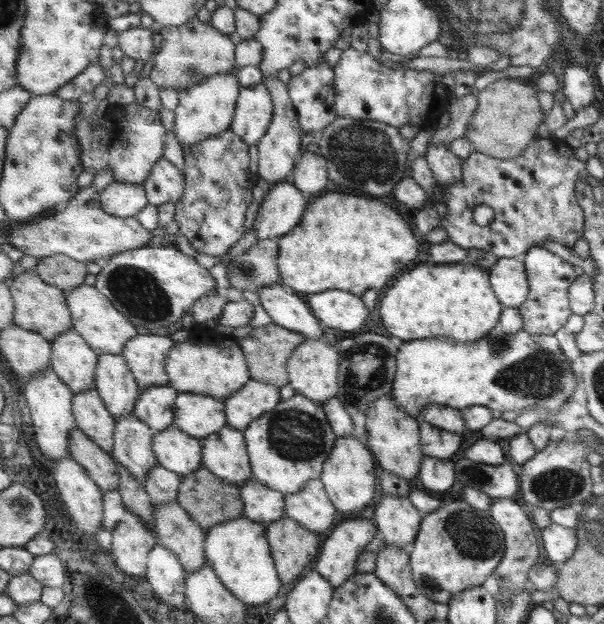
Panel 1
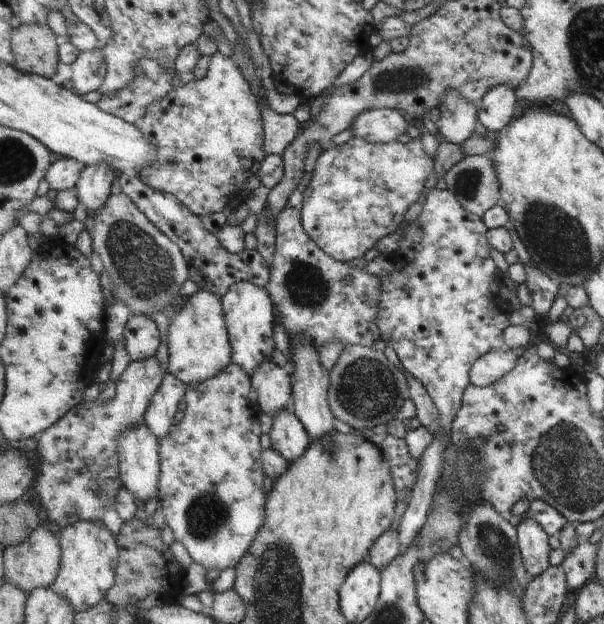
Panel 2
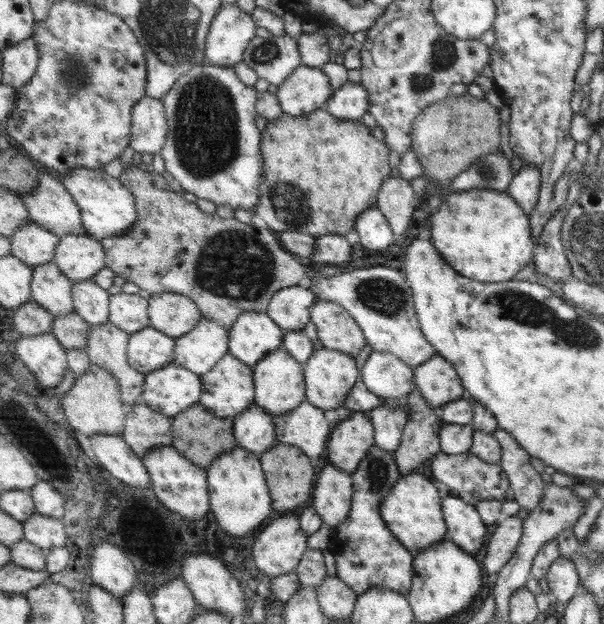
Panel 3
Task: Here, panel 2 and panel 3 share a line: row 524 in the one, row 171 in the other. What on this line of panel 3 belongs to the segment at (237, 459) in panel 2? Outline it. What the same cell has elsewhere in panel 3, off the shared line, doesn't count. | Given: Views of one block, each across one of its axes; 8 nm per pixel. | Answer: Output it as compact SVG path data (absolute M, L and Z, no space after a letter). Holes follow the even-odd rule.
M204 62L201 65L194 66L186 75L180 77L180 79L174 84L174 87L162 98L163 104L166 106L166 115L168 118L168 124L170 127L169 134L167 135L167 144L163 151L160 154L163 156L165 162L165 170L167 170L173 178L175 178L180 186L183 188L183 191L190 192L196 197L205 198L212 201L215 205L218 204L227 204L233 210L245 209L251 212L254 212L254 208L260 203L260 194L255 194L255 192L249 192L245 190L231 174L229 174L229 166L231 162L235 160L235 154L251 154L251 152L257 152L262 148L263 136L261 136L261 130L257 126L257 110L255 110L255 104L258 104L258 92L253 86L245 84L236 73L234 67L227 67L225 65L214 65L211 62Z

